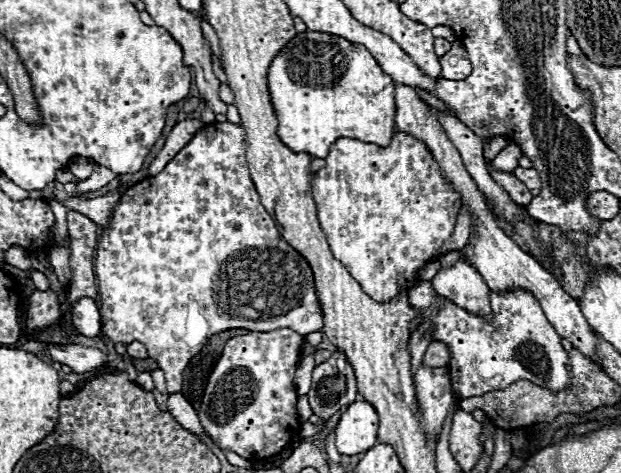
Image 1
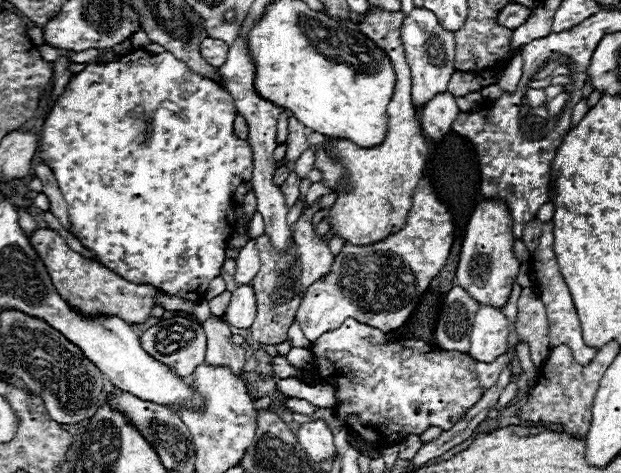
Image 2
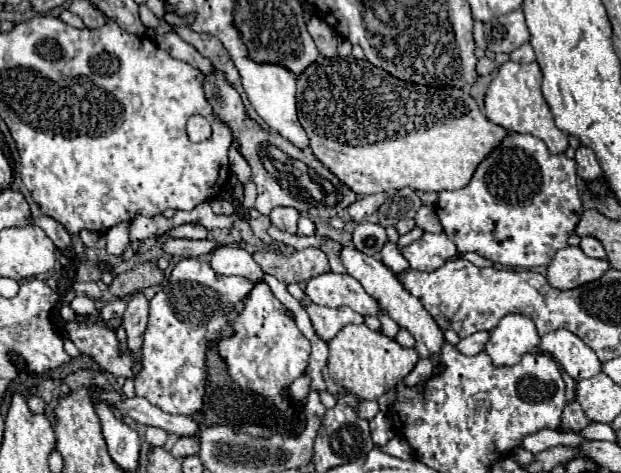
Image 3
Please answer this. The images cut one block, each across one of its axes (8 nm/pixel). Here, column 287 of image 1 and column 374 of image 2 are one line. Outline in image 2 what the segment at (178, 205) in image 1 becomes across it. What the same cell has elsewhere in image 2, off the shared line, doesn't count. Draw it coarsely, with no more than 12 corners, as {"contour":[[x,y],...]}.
{"contour":[[424,176],[402,230],[346,240],[308,286],[308,340],[398,330],[444,268],[452,214]]}

